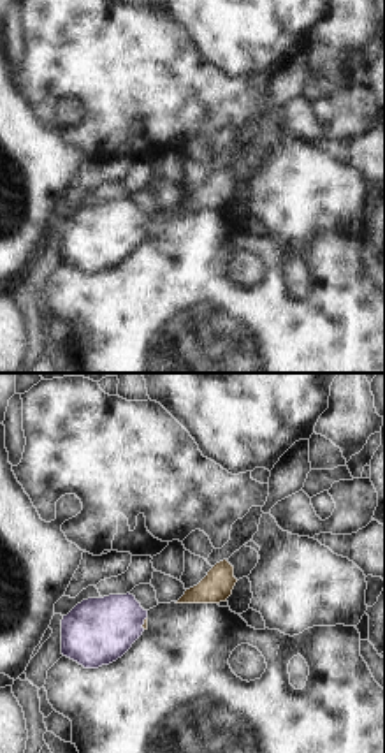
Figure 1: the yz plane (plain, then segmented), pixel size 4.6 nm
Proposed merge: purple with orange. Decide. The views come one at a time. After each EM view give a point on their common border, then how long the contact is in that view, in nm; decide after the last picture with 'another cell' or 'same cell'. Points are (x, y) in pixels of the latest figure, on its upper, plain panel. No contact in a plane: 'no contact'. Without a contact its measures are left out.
contact (143, 229); length 70 nm

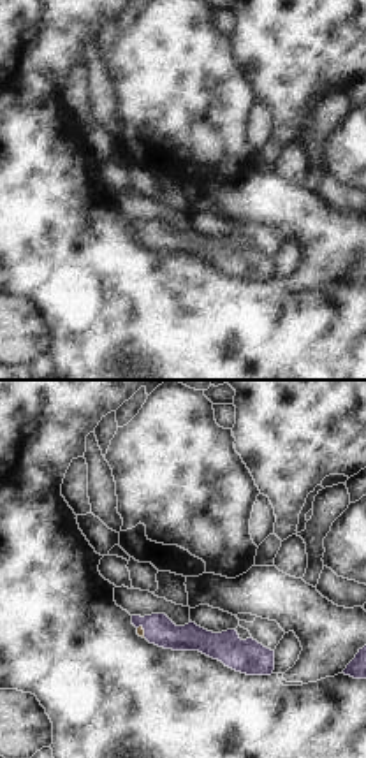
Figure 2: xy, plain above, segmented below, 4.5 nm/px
contact (145, 238); length 70 nm

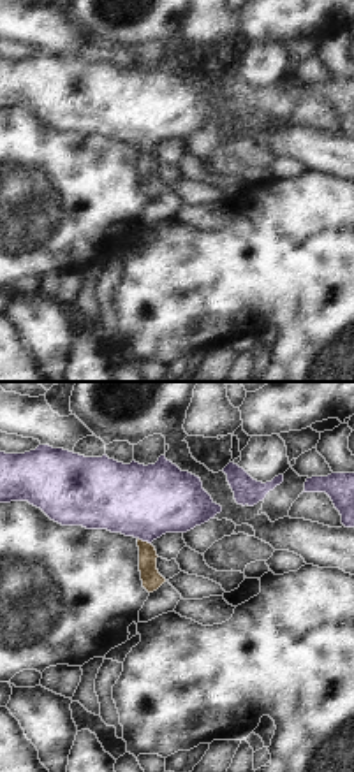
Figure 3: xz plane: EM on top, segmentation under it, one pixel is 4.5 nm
contact (145, 146); length 70 nm

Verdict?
same cell

